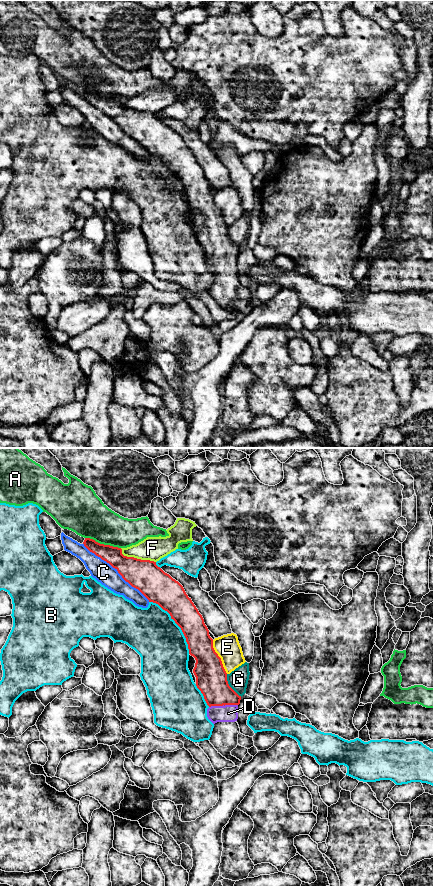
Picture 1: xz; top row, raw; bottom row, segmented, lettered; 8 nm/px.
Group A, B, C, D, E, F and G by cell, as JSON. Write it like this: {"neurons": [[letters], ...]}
{"neurons": [["A"], ["B"], ["C"], ["D"], ["E"], ["F"], ["G"]]}

